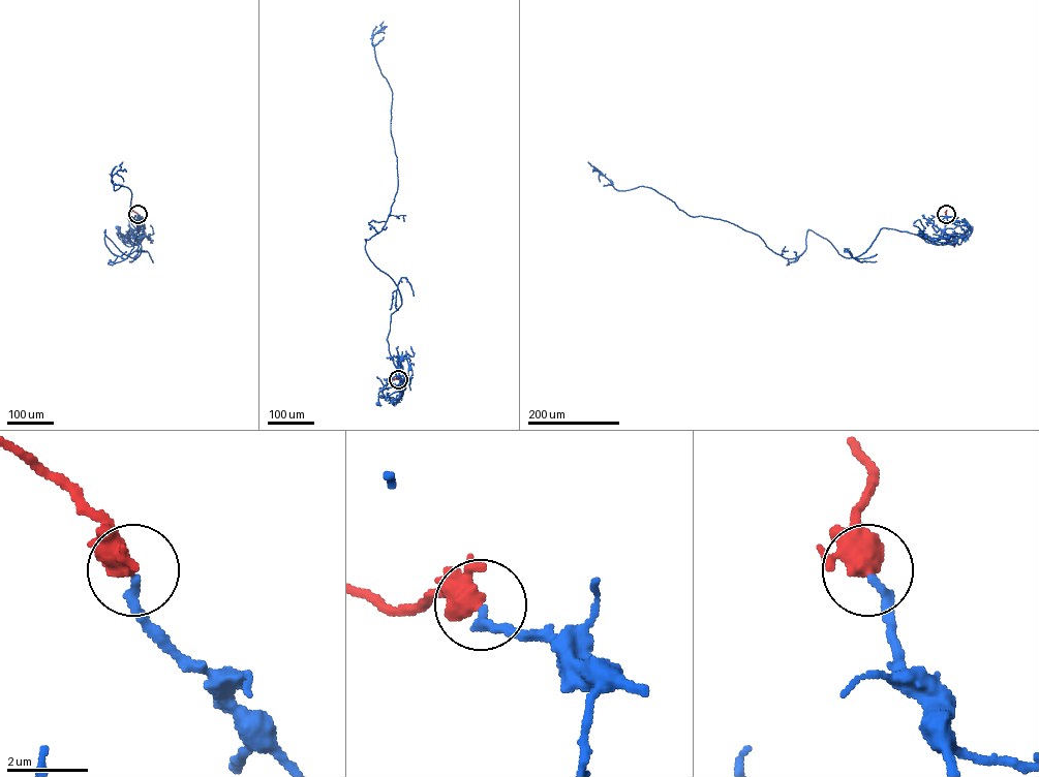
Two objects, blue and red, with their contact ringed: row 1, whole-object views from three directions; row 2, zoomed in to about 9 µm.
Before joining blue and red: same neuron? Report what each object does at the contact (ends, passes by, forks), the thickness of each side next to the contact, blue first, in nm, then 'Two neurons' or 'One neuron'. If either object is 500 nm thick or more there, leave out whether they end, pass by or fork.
At the ring blue ends. At the ring red passes by. Thickness 220 nm (blue) against 420 nm. One neuron

